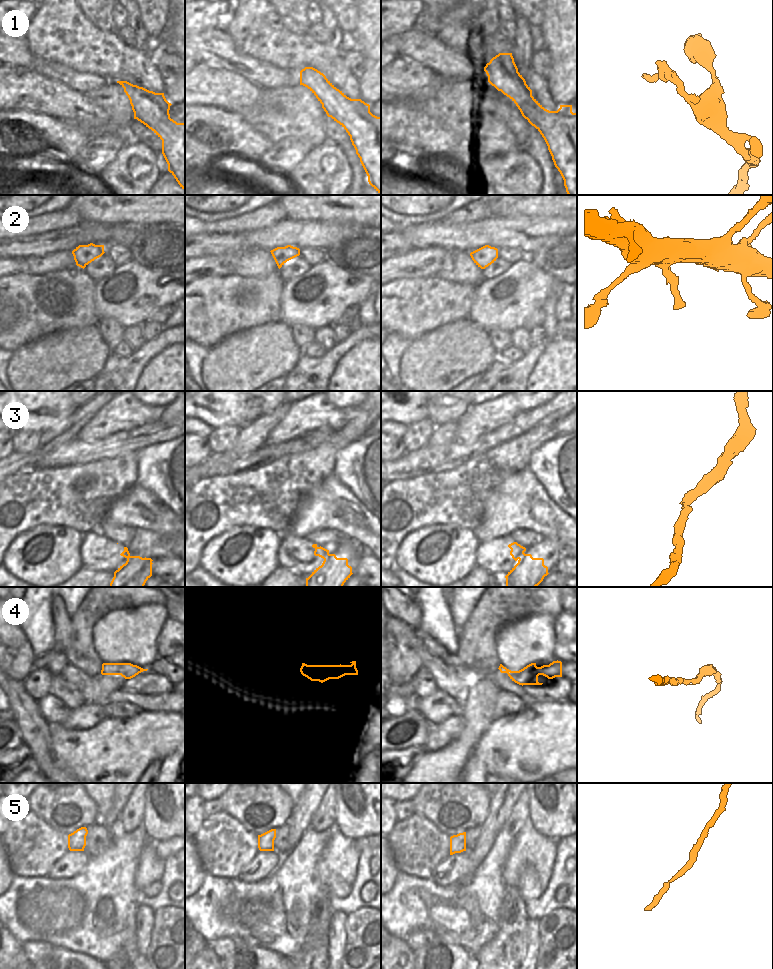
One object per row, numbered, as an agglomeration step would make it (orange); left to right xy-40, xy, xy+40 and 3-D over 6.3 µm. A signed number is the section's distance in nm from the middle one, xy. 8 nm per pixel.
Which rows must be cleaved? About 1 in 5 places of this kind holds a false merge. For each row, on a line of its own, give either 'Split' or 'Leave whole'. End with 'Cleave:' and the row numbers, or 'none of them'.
1: Leave whole
2: Leave whole
3: Leave whole
4: Leave whole
5: Leave whole
Cleave: none of them

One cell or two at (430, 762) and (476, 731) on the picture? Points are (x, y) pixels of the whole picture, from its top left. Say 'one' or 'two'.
one

